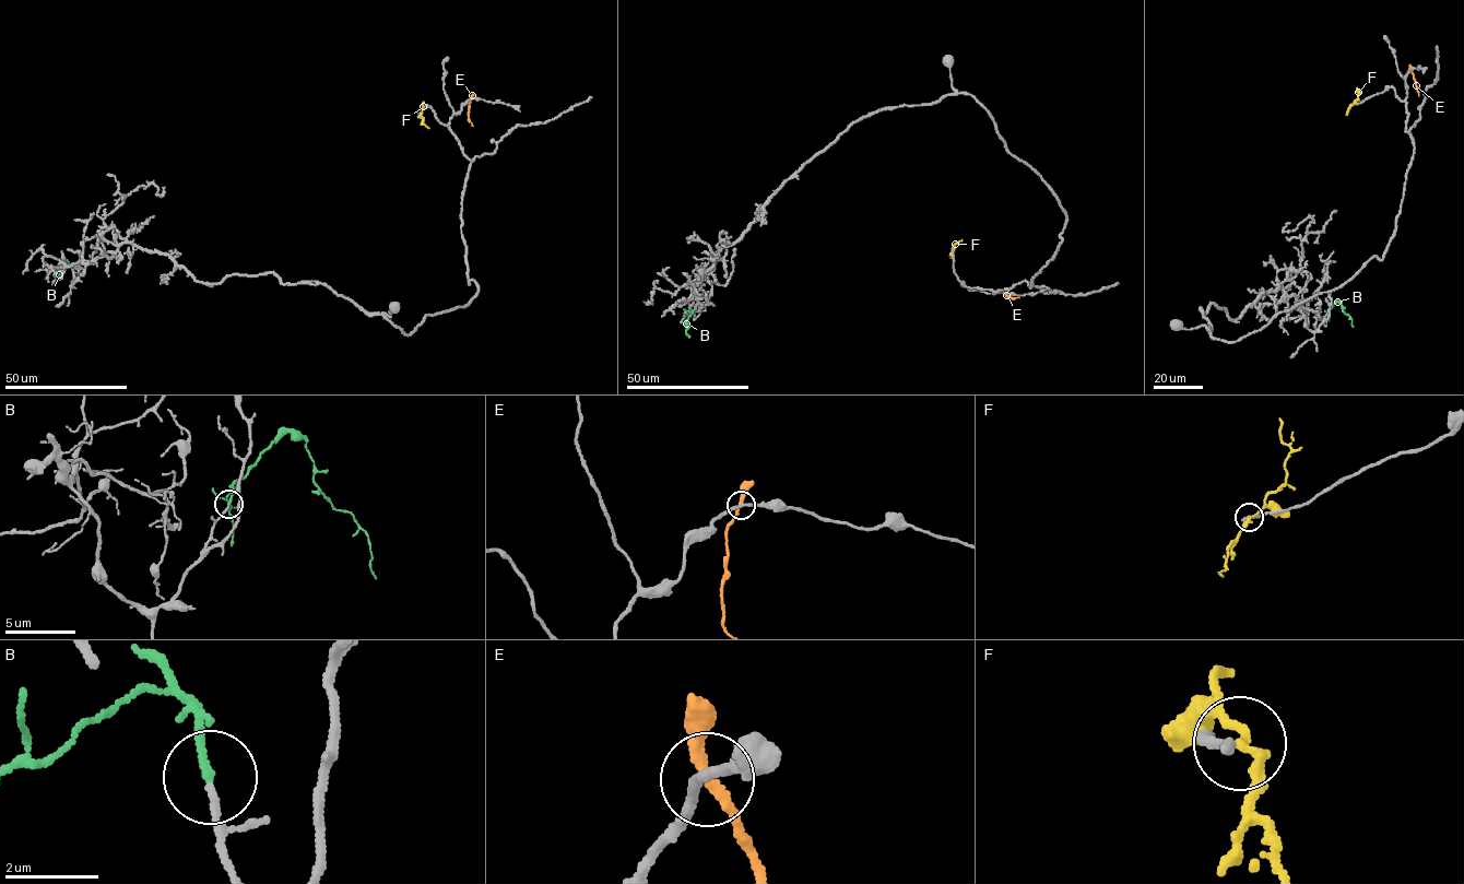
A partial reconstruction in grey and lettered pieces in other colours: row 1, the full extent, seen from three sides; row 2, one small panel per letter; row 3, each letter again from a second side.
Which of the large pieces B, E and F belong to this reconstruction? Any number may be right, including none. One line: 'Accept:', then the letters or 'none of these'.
Accept: B

